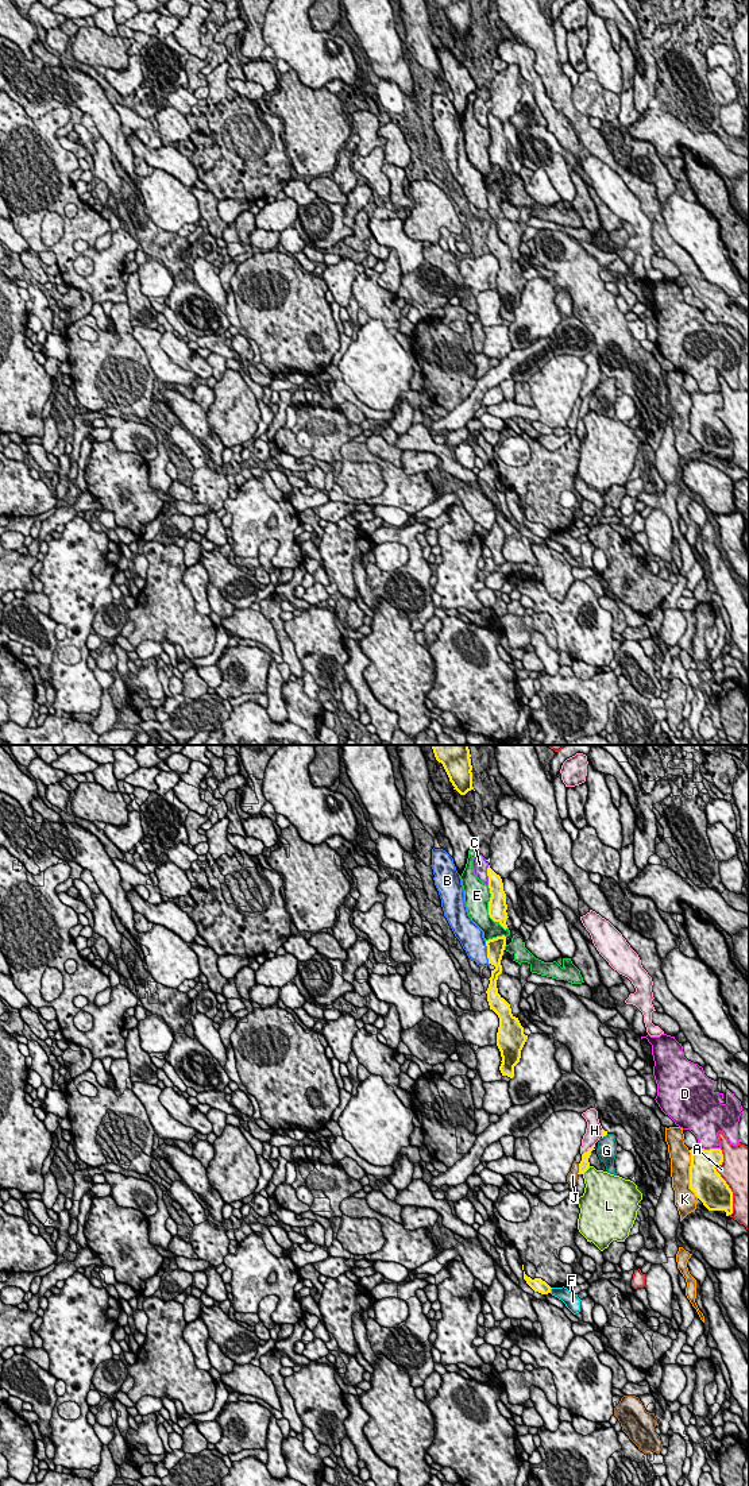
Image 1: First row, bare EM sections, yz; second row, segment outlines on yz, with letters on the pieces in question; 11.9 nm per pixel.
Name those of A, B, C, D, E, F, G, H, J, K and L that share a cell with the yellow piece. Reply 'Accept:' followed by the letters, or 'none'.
Accept: F

